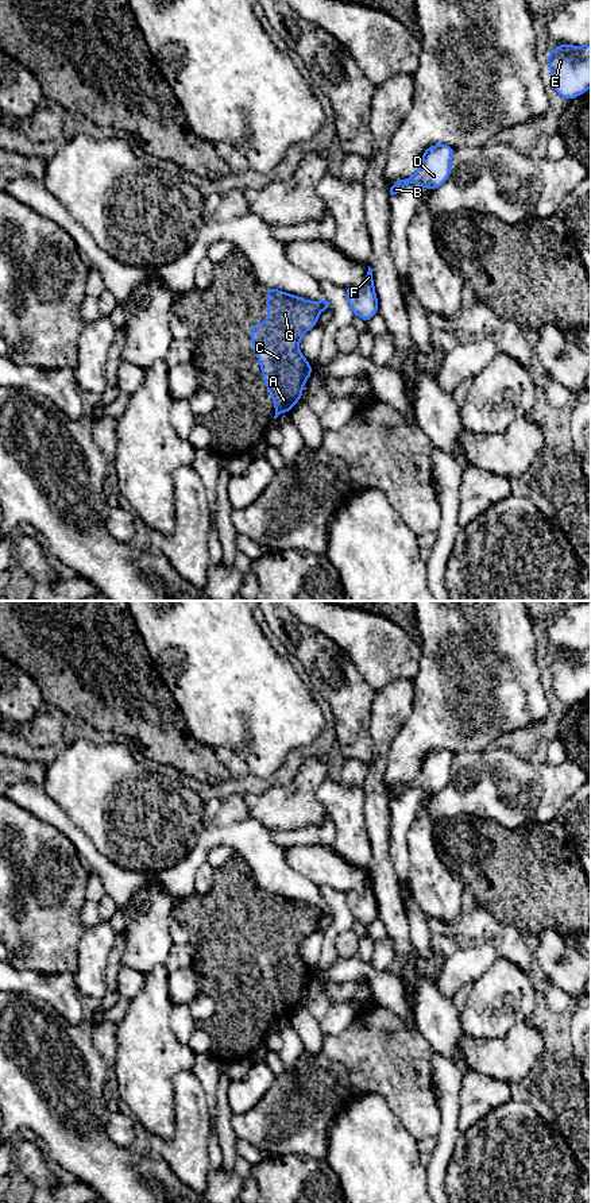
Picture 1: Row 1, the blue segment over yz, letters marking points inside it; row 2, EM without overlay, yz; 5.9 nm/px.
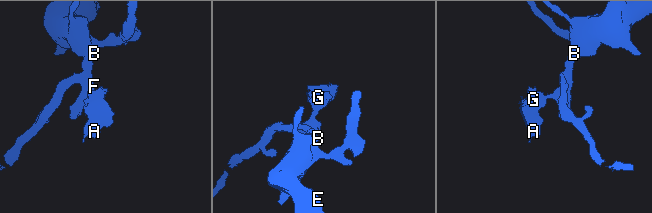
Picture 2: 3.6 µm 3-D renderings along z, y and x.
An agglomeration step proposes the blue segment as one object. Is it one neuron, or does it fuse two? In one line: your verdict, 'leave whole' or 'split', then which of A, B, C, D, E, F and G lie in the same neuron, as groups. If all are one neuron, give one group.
split; groups A C G / B D E F

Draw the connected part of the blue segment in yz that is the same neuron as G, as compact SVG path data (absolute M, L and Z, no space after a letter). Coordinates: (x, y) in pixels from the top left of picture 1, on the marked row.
M267 288L267 321L252 325L251 343L273 396L274 419L290 412L302 397L302 386L312 375L312 367L298 344L317 325L321 311L317 302Z

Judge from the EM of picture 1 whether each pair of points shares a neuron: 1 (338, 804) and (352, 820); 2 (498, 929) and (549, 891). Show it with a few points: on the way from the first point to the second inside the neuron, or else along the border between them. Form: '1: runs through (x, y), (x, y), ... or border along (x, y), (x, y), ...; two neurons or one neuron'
1: runs through (342, 808), (348, 816); one neuron
2: border along (479, 905), (501, 922), (513, 925), (524, 936); two neurons

